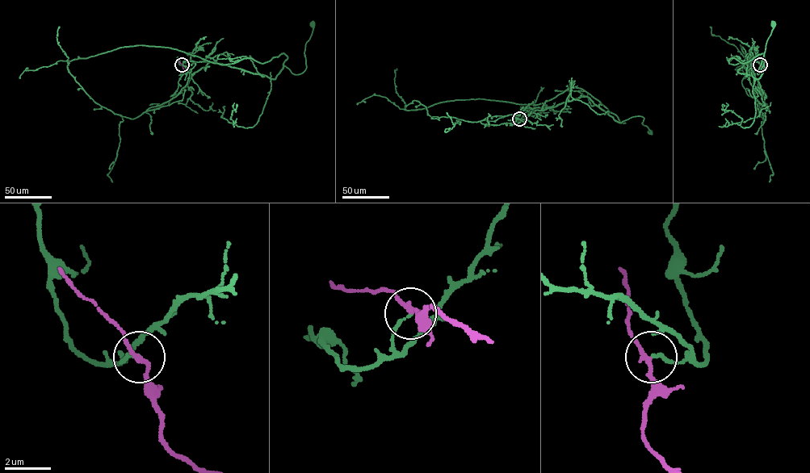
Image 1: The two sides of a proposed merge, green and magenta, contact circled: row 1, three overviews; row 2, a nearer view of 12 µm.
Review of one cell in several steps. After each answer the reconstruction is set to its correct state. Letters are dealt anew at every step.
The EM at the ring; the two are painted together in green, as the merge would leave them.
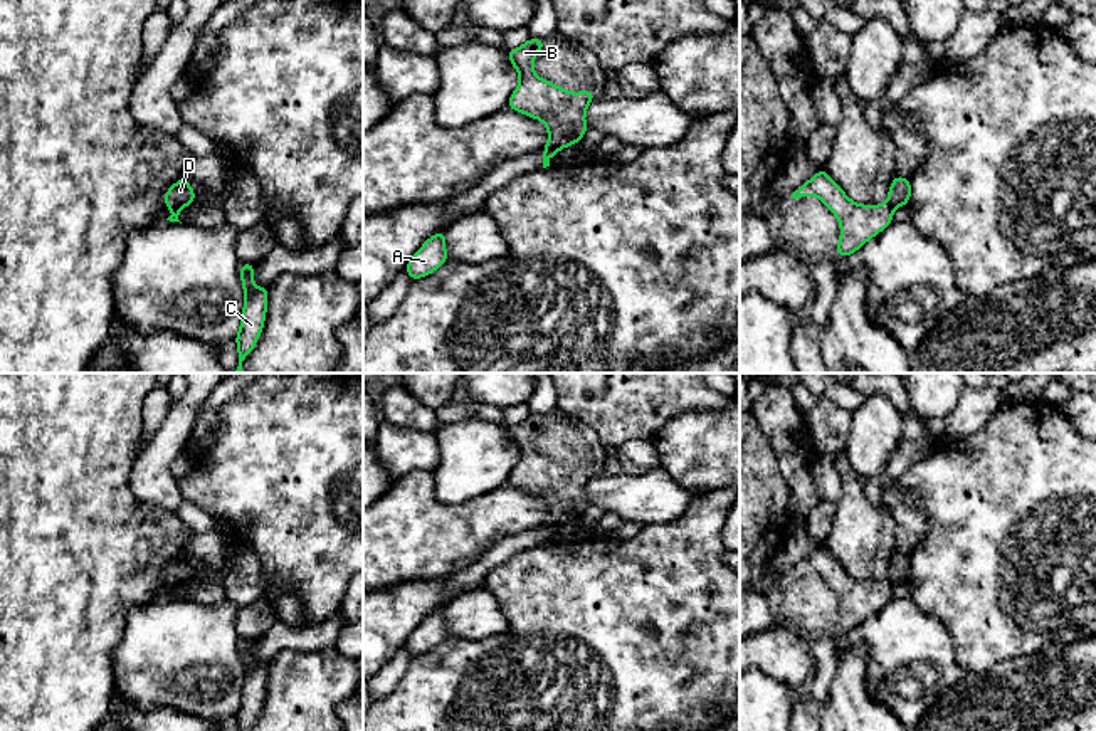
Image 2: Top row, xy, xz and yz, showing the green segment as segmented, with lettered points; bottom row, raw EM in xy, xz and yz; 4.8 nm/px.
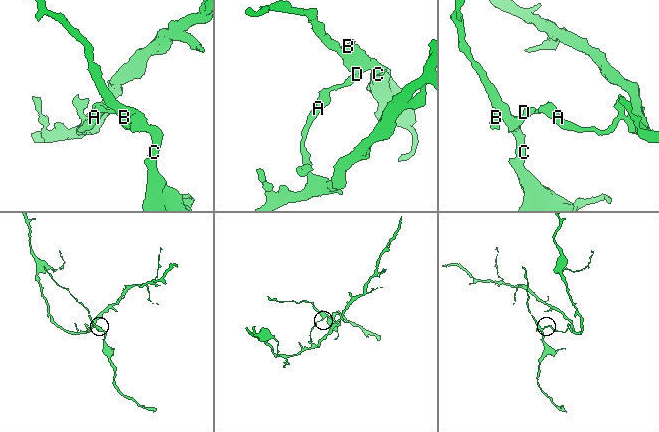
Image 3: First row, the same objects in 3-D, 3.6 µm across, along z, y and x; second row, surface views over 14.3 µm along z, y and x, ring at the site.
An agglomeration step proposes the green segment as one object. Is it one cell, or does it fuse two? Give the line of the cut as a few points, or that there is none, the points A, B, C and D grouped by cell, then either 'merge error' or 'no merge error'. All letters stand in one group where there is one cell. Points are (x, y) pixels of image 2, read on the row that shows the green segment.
cut in xz along (545, 147), (560, 148); A D / B C; merge error

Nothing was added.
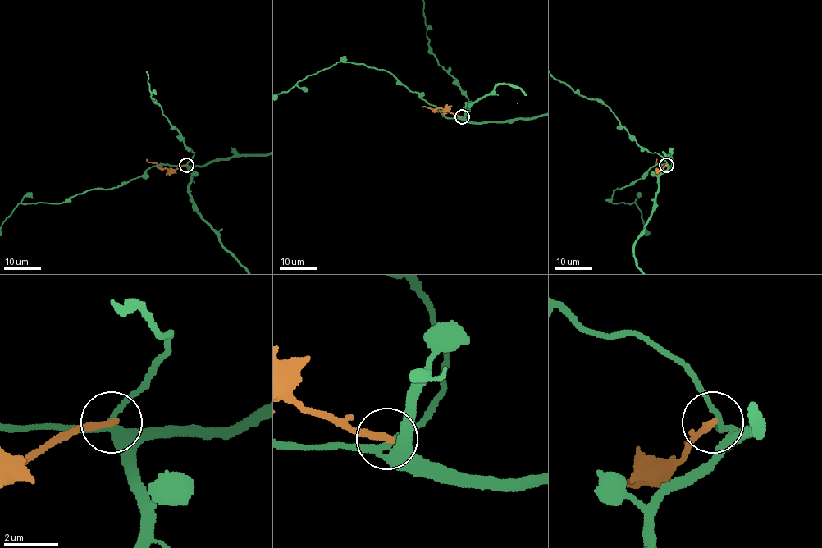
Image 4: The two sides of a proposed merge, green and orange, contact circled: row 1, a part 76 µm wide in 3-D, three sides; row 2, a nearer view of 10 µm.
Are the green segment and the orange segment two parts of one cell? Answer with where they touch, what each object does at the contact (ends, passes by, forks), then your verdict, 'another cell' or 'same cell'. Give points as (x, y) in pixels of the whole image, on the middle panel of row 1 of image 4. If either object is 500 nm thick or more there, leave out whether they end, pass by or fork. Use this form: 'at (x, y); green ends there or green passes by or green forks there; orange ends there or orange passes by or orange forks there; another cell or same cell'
at (462, 116); green forks there; orange ends there; another cell

